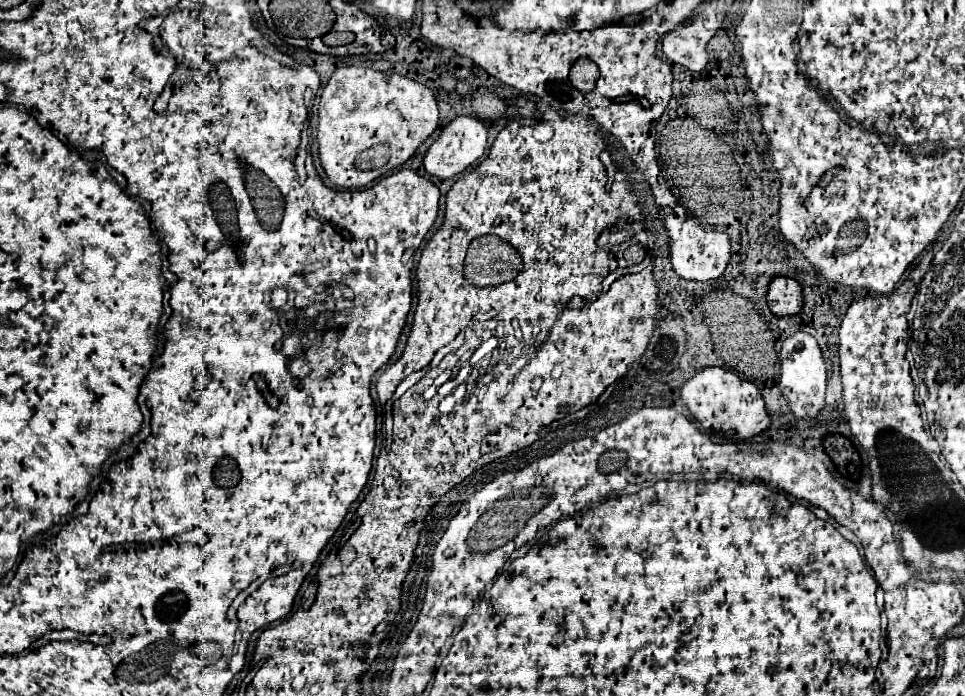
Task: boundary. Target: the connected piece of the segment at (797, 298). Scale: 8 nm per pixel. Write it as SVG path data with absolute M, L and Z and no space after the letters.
M776 277L768 289L768 307L776 317L792 317L802 311L802 287L788 277Z

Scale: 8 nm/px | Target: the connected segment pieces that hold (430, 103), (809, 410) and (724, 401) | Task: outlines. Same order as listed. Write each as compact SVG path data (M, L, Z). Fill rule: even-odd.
M338 67L326 83L318 103L318 155L326 177L344 189L360 189L382 179L406 163L420 143L438 127L438 105L432 91L412 79L394 73L382 73L368 67Z
M796 331L794 335L784 339L780 359L782 359L780 387L794 393L794 401L790 401L792 413L796 417L816 419L824 409L824 393L826 393L826 365L816 339L810 333Z
M708 367L696 373L690 381L684 383L680 395L682 401L688 405L690 413L700 421L704 429L722 433L732 441L746 441L770 429L770 417L758 387L746 379L740 379L728 369Z

